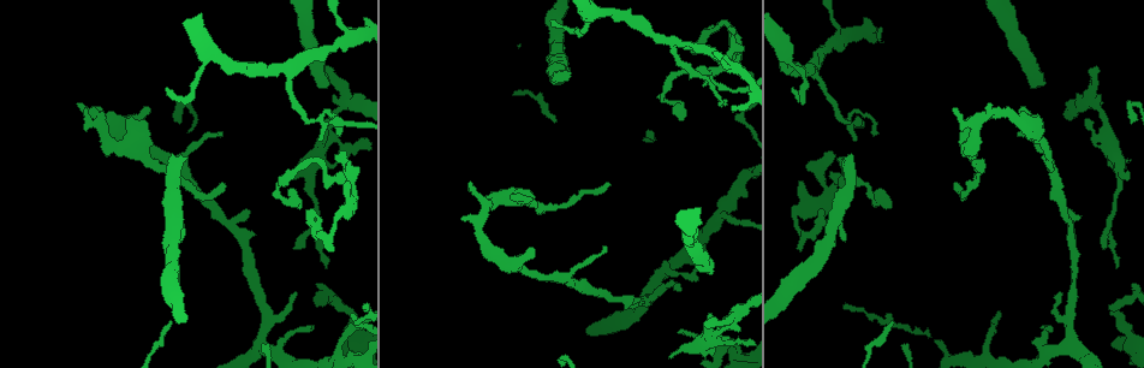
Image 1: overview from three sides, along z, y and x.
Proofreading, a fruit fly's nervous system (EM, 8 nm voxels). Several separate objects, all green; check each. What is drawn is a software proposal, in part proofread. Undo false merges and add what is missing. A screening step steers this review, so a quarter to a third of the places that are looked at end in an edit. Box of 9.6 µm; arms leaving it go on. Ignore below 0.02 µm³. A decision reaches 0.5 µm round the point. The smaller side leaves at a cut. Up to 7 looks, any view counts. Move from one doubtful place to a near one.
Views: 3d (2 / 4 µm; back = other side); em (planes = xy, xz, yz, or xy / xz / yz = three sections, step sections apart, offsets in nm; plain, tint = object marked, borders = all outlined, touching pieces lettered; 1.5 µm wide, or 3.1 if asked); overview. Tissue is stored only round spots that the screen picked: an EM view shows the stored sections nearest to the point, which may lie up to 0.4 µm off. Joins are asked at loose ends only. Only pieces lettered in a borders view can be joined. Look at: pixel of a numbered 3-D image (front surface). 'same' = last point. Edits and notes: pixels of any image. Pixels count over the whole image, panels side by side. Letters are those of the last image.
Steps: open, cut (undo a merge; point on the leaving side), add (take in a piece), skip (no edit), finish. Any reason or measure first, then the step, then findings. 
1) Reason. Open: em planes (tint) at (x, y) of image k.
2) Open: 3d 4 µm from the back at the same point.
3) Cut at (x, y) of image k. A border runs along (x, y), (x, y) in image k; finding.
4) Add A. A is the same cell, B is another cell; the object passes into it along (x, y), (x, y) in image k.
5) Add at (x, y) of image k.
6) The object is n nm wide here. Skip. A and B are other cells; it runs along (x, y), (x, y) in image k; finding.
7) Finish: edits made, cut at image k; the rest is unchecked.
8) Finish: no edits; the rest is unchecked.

Open: em xy step 4 (borders) at (1126, 181) of image 1.

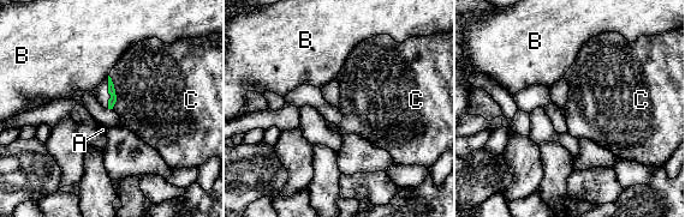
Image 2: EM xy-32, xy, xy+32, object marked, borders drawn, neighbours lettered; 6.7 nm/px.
Open: em planes (borders) at the same point.

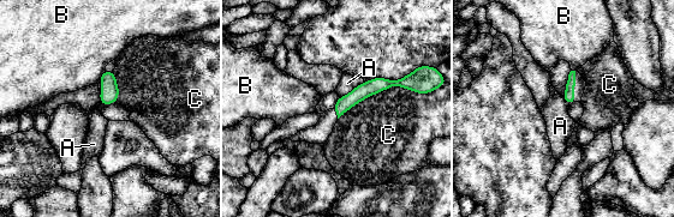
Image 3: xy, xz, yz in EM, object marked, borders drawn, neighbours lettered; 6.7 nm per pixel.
Skip. A, B and C are other cells; it runs along (401, 82), (376, 84), (336, 108) in image 3; none of them fits.

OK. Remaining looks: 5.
Free end. Open: 3d 4 µm from the back at (633, 295) of image 1.

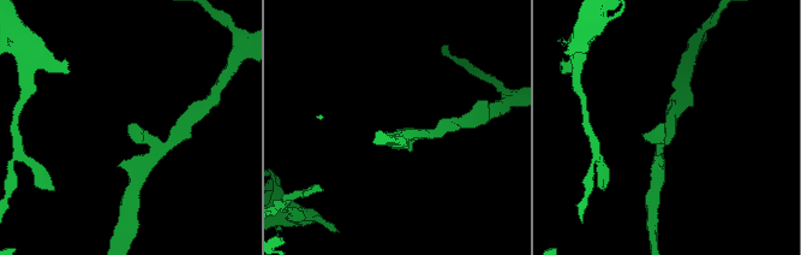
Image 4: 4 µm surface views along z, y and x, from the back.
Open: em 3.1 µm planes (borders) at (129, 126) of image 4.

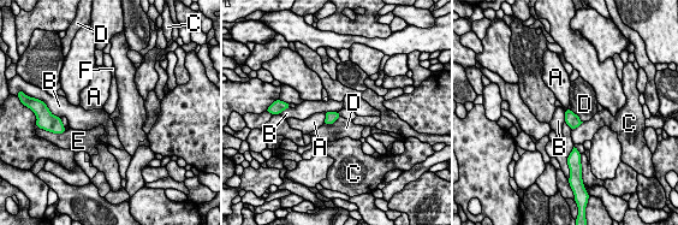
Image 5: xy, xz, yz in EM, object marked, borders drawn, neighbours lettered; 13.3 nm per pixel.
Skip. A, B, C, D, E and F are other cells; a border runs along (574, 146), (568, 155) in image 5; none of them fits.

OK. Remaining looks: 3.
An open end. Open: em planes (borders) at (1115, 267) of image 1.

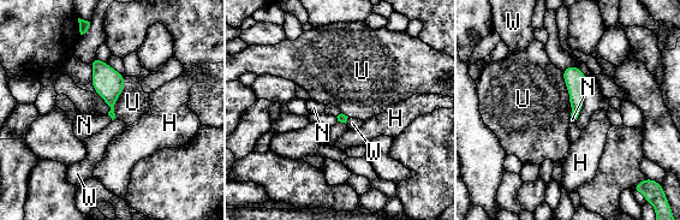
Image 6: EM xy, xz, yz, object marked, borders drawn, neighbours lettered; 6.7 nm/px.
Add N. N is the same cell, H, U and W are other cells; the object passes into it along (108, 83), (109, 116), (84, 125) in image 6; the neuron continues.

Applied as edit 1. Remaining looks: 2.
Finish: edits made, add at image 6; the rest is unchecked.

